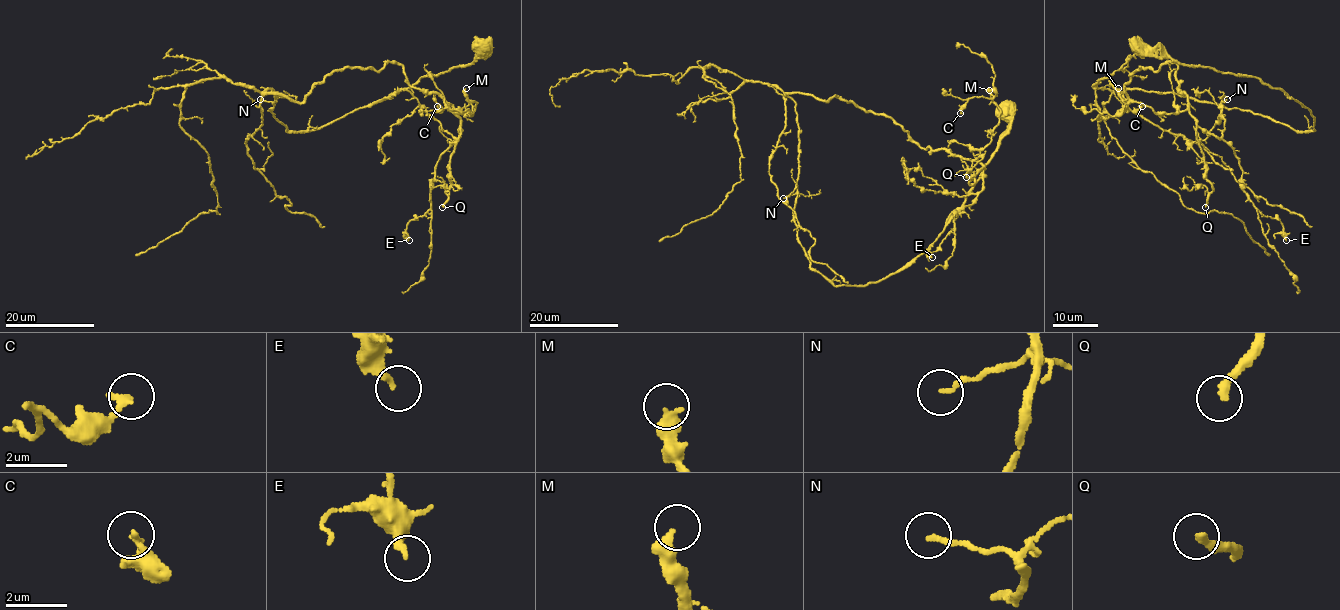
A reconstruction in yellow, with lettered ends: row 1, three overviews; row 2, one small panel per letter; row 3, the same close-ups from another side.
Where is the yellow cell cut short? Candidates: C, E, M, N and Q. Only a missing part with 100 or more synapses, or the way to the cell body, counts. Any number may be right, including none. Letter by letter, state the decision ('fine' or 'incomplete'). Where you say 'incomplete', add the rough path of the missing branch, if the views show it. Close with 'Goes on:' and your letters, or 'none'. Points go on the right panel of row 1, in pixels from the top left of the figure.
C: fine
E: fine
M: fine
N: fine
Q: incomplete; course (1205, 207), (1186, 225), (1161, 230), (1146, 227), (1145, 224), (1140, 227), (1133, 219), (1134, 212)
Goes on: Q

